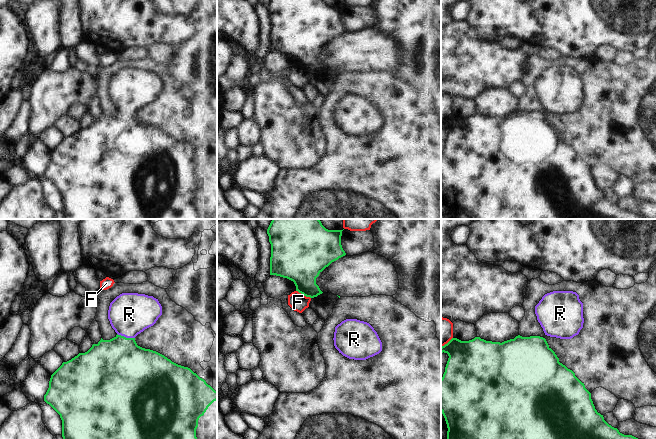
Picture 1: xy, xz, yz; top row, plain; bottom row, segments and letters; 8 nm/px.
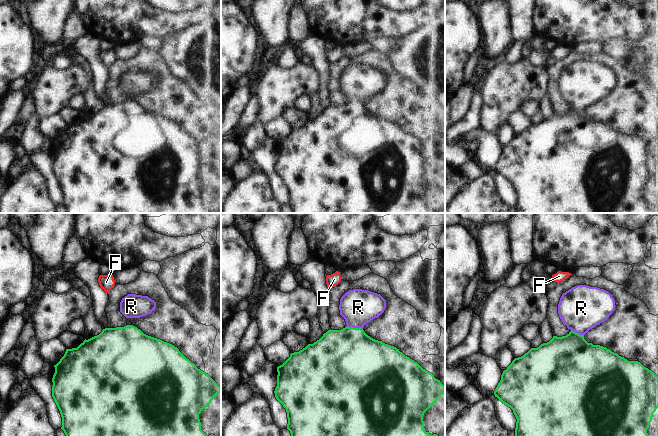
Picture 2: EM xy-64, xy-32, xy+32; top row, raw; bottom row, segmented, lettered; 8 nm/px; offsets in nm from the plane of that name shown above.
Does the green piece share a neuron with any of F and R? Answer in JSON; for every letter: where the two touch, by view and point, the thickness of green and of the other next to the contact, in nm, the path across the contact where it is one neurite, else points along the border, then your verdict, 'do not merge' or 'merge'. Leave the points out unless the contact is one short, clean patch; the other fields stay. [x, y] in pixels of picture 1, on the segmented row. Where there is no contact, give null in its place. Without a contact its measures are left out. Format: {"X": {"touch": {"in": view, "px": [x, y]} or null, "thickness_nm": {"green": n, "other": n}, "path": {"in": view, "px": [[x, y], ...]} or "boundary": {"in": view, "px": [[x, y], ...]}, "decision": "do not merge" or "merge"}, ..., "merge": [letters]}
{"F": {"touch": {"in": "xz", "px": [303, 294]}, "thickness_nm": {"green": 320, "other": 150}, "decision": "do not merge"}, "R": {"touch": {"in": "xy", "px": [125, 337]}, "thickness_nm": {"green": 480, "other": 340}, "path": {"in": "xy", "px": [[118, 367], [125, 337], [129, 314]]}, "decision": "merge"}, "merge": ["R"]}

